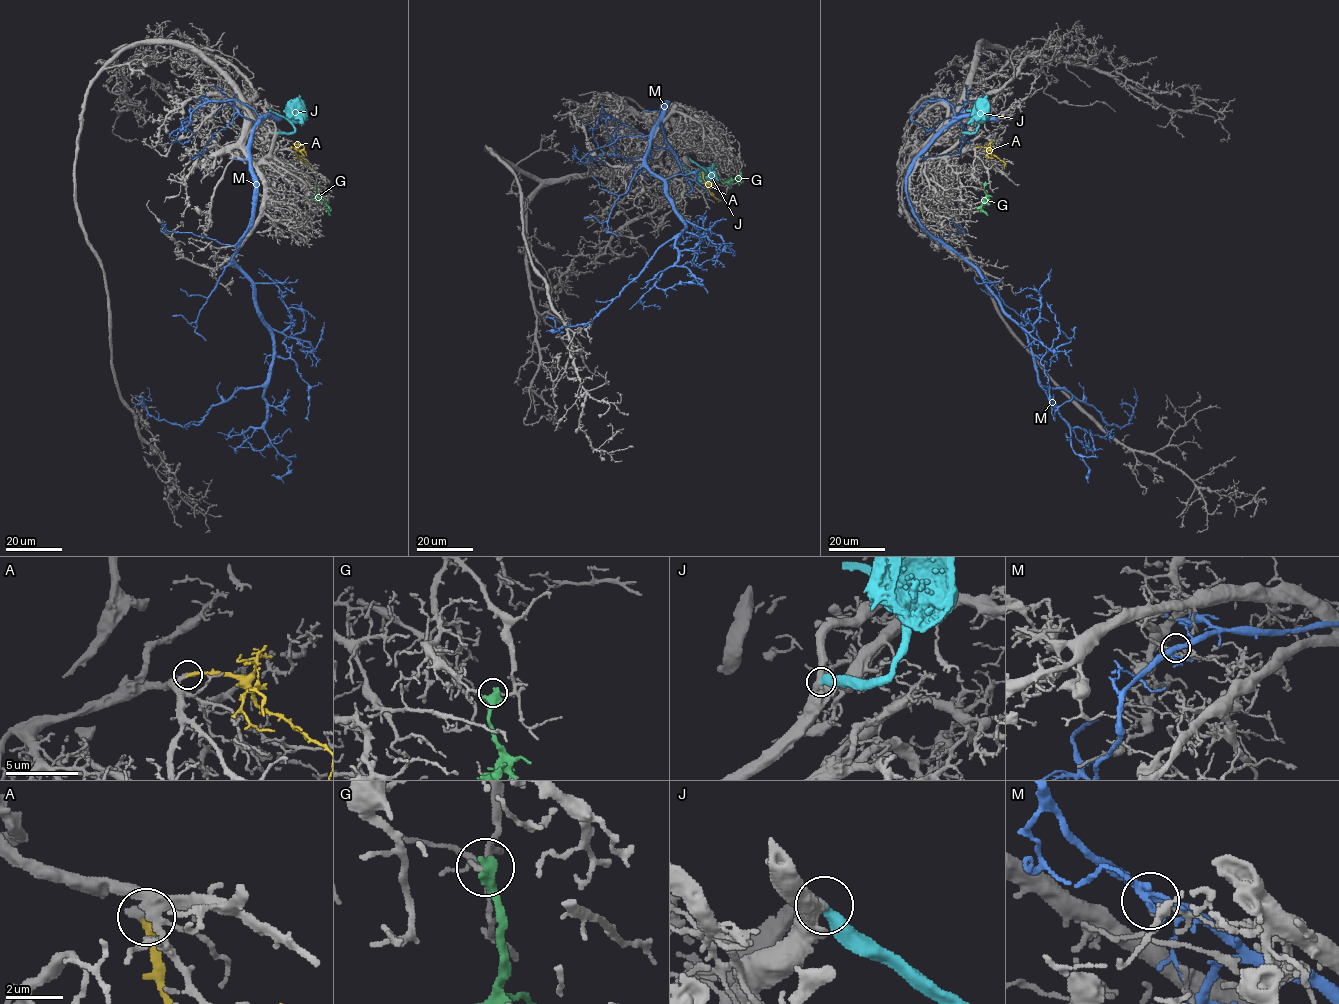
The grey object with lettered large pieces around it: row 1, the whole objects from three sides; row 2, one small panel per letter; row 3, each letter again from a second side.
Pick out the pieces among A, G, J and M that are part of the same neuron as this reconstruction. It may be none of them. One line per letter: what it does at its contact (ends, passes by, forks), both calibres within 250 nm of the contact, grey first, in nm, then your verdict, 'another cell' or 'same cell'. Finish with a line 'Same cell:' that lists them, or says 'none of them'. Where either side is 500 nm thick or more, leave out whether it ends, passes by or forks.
A: it ends; calibres 360 and 320 nm; same cell
G: calibres 170 and 500 nm; another cell
J: calibres 800 and 480 nm; same cell
M: it forks; calibres 130 and 240 nm; another cell
Same cell: A, J

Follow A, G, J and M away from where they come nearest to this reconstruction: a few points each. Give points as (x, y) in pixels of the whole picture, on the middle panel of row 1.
A: (702, 172), (707, 190), (719, 200)
G: (726, 180), (739, 177), (741, 183)
J: (688, 158), (706, 172), (704, 175), (708, 174), (710, 182)
M: (613, 118), (670, 151), (662, 127), (666, 102), (646, 166), (664, 183), (684, 229), (592, 318), (558, 329)

